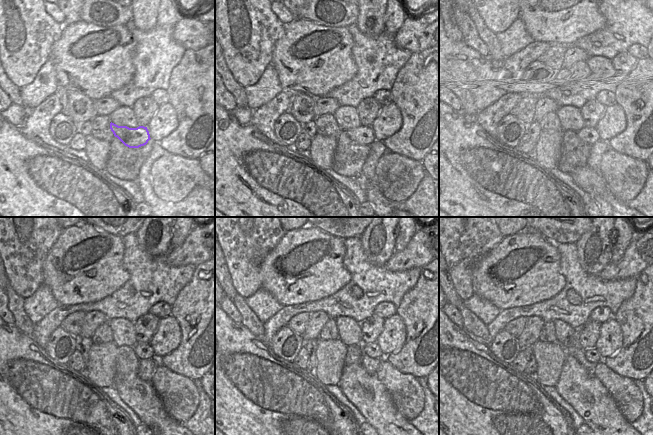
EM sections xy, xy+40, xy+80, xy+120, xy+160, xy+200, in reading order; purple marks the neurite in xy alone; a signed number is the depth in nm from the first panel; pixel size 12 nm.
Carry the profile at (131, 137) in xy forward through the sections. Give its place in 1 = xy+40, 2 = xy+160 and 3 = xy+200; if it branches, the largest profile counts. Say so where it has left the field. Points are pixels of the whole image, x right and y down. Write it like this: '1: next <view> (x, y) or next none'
1: next xy+40 (364, 135)
2: next xy+160 (368, 355)
3: next xy+200 (592, 355)

